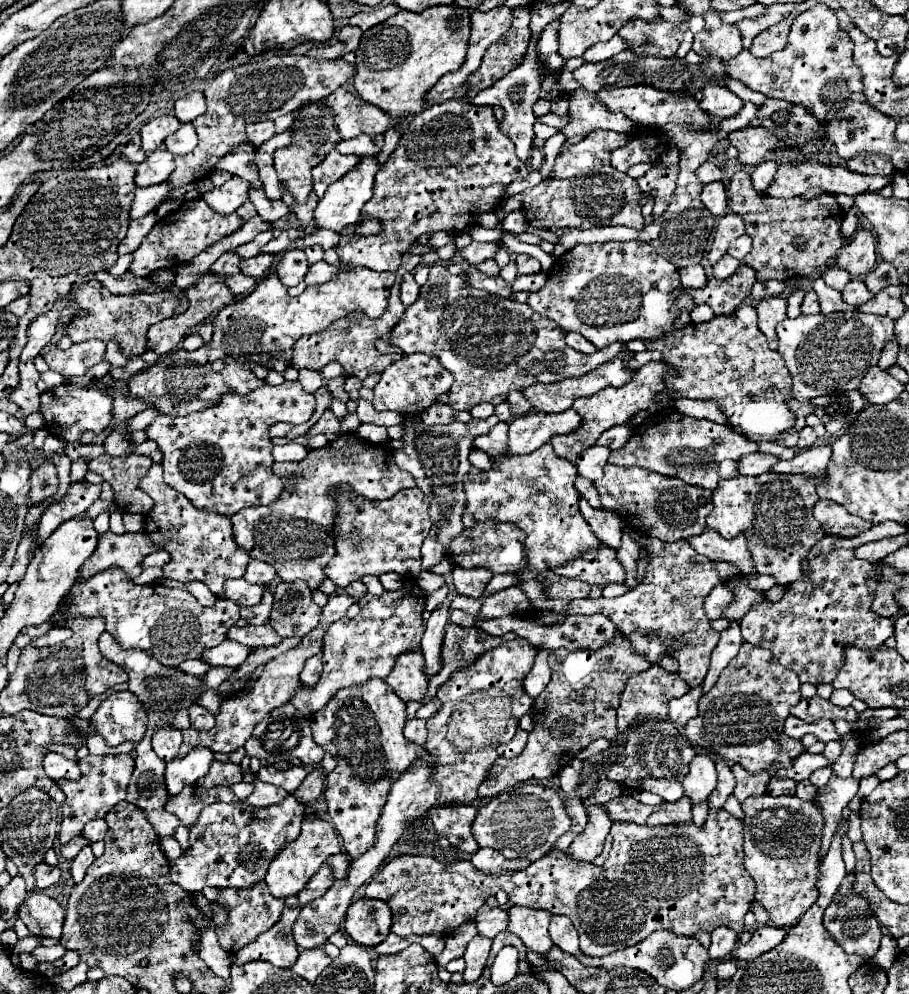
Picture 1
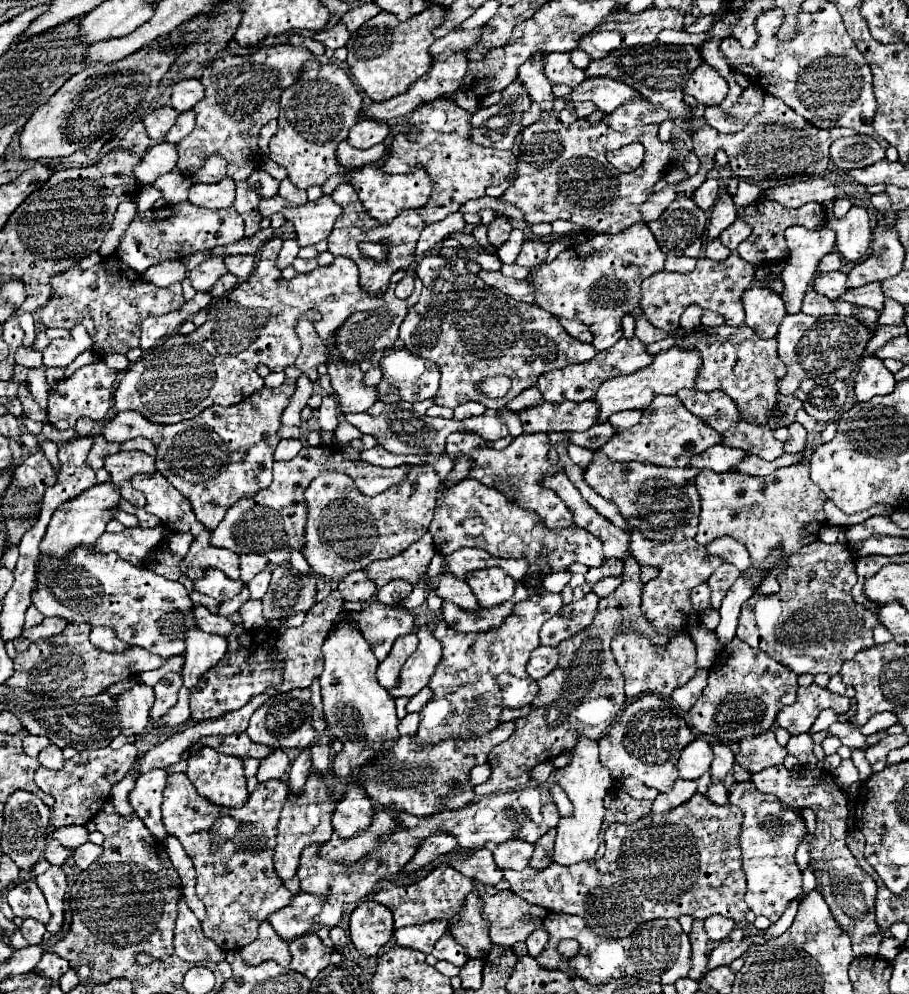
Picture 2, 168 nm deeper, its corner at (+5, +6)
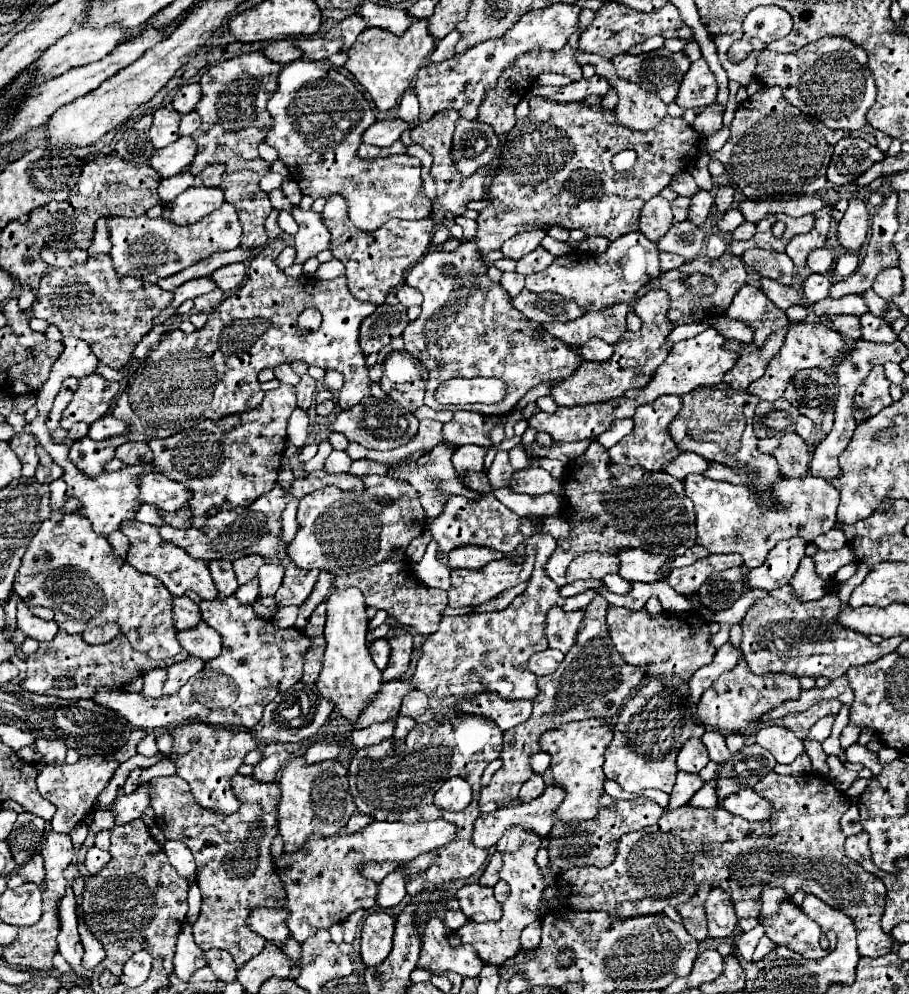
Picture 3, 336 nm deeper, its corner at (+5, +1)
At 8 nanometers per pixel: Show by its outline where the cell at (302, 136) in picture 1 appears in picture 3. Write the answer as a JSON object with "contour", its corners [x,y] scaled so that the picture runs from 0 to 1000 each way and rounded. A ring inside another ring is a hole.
{"contour":[[[329,58],[314,64],[305,78],[305,91],[294,103],[294,111],[300,115],[300,127],[292,145],[307,153],[307,161],[316,165],[331,193],[342,199],[375,195],[382,203],[384,221],[395,231],[415,231],[430,219],[461,221],[474,215],[474,203],[465,193],[463,163],[459,159],[446,155],[413,161],[393,159],[397,137],[413,123],[413,115],[391,85],[360,60],[342,62]]]}

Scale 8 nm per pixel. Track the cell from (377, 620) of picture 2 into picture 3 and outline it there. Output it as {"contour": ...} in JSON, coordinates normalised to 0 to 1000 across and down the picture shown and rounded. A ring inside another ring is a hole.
{"contour":[[[417,642],[417,644],[413,644],[406,649],[406,656],[413,670],[417,674],[421,674],[428,666],[428,646],[424,642]]]}

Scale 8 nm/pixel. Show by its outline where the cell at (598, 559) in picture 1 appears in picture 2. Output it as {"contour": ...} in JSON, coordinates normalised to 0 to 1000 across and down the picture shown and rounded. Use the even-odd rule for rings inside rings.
{"contour":[[[512,482],[501,490],[490,490],[487,508],[479,512],[472,534],[476,538],[481,556],[487,560],[509,550],[529,550],[542,560],[580,562],[582,568],[591,568],[595,562],[602,562],[602,568],[611,576],[624,574],[628,566],[659,570],[666,564],[663,546],[655,538],[637,532],[635,528],[628,532],[617,532],[615,536],[606,536],[593,528],[593,522],[586,516],[562,508],[551,496],[545,496],[545,492],[536,492],[531,486],[520,482]]]}

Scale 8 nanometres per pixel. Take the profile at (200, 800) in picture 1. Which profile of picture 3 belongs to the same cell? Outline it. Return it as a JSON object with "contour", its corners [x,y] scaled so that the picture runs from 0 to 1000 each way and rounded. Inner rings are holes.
{"contour":[[[259,779],[254,783],[254,793],[263,805],[263,815],[259,819],[239,819],[230,813],[223,813],[215,807],[206,787],[197,781],[182,781],[182,783],[168,783],[166,785],[166,811],[171,815],[171,827],[179,835],[184,845],[197,845],[201,847],[217,869],[217,889],[223,899],[223,911],[219,926],[212,930],[212,942],[215,948],[223,956],[248,956],[256,962],[261,974],[265,974],[272,966],[283,962],[292,954],[292,946],[283,940],[276,940],[272,936],[272,920],[276,918],[276,911],[289,911],[296,901],[311,903],[311,891],[307,891],[307,881],[303,879],[300,863],[298,863],[298,845],[305,841],[305,807],[307,807],[307,791],[303,787],[285,787],[281,783]]]}

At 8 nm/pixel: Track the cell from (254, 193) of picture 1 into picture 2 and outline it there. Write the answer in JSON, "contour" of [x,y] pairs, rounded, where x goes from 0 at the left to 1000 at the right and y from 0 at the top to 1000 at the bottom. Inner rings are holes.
{"contour":[[[281,170],[281,172],[274,176],[272,186],[274,186],[276,190],[281,190],[287,200],[303,198],[305,192],[307,192],[307,184],[305,184],[296,174],[292,174],[292,172],[287,172],[287,170]]]}

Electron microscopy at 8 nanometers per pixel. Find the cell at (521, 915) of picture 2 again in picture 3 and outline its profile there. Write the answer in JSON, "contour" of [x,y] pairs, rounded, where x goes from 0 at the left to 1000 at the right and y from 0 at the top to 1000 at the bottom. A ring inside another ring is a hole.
{"contour":[[[527,887],[512,889],[503,895],[507,915],[520,928],[536,928],[551,924],[551,909],[542,901],[542,893],[529,891]]]}

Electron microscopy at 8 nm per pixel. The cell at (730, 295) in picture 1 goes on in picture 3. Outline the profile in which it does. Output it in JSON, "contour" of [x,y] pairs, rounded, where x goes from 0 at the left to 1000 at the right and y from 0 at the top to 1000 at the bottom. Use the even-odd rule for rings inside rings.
{"contour":[[[798,254],[793,260],[778,260],[769,258],[765,262],[754,264],[749,270],[729,274],[725,280],[716,282],[712,288],[703,292],[701,298],[712,296],[716,290],[727,290],[736,296],[738,300],[738,312],[736,312],[736,322],[740,326],[762,326],[762,324],[778,324],[780,320],[789,320],[798,316],[800,308],[804,306],[804,300],[822,284],[822,274],[820,266],[813,258]]]}

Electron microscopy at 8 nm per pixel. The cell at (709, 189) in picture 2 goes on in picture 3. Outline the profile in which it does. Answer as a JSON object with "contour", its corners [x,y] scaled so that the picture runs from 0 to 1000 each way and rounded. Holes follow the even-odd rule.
{"contour":[[[767,193],[762,199],[760,199],[760,205],[758,205],[758,221],[765,225],[765,227],[771,227],[776,221],[778,221],[778,217],[780,217],[780,213],[782,213],[782,209],[784,209],[784,197],[780,195],[780,193]]]}

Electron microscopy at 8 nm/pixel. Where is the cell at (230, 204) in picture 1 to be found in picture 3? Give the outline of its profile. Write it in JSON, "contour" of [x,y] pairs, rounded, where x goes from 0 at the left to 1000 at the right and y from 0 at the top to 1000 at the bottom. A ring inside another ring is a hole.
{"contour":[[[208,189],[188,203],[179,205],[177,219],[193,225],[219,223],[226,215],[232,215],[248,203],[243,189]]]}

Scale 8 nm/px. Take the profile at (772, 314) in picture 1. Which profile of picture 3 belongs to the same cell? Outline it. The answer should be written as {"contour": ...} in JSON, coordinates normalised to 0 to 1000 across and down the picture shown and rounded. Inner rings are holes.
{"contour":[[[820,286],[811,292],[811,296],[806,298],[806,304],[800,310],[798,318],[802,322],[820,324],[831,336],[831,348],[839,348],[842,340],[848,334],[853,334],[866,326],[864,314],[857,312],[839,296],[839,292],[824,288],[824,286]]]}

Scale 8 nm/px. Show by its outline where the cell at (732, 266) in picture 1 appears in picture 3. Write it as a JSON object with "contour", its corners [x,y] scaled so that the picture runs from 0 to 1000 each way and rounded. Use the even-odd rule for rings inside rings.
{"contour":[[[784,235],[778,241],[778,258],[780,260],[791,260],[791,258],[795,258],[795,254],[800,254],[800,245],[789,235]]]}

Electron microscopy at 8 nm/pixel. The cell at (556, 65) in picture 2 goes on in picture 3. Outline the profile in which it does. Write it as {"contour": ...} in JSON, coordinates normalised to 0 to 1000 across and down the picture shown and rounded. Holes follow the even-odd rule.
{"contour":[[[624,44],[622,48],[617,48],[615,52],[602,52],[602,50],[582,50],[578,52],[575,56],[571,56],[564,64],[560,64],[553,74],[549,76],[547,85],[542,89],[538,89],[534,93],[534,99],[527,107],[527,117],[525,121],[527,123],[534,123],[538,125],[547,137],[553,137],[556,133],[560,133],[564,127],[567,127],[567,109],[573,101],[573,93],[575,91],[582,91],[586,85],[586,80],[591,80],[593,74],[597,72],[611,72],[611,74],[622,74],[626,76],[628,80],[639,80],[639,66],[633,62],[633,56],[630,56],[630,48]]]}

